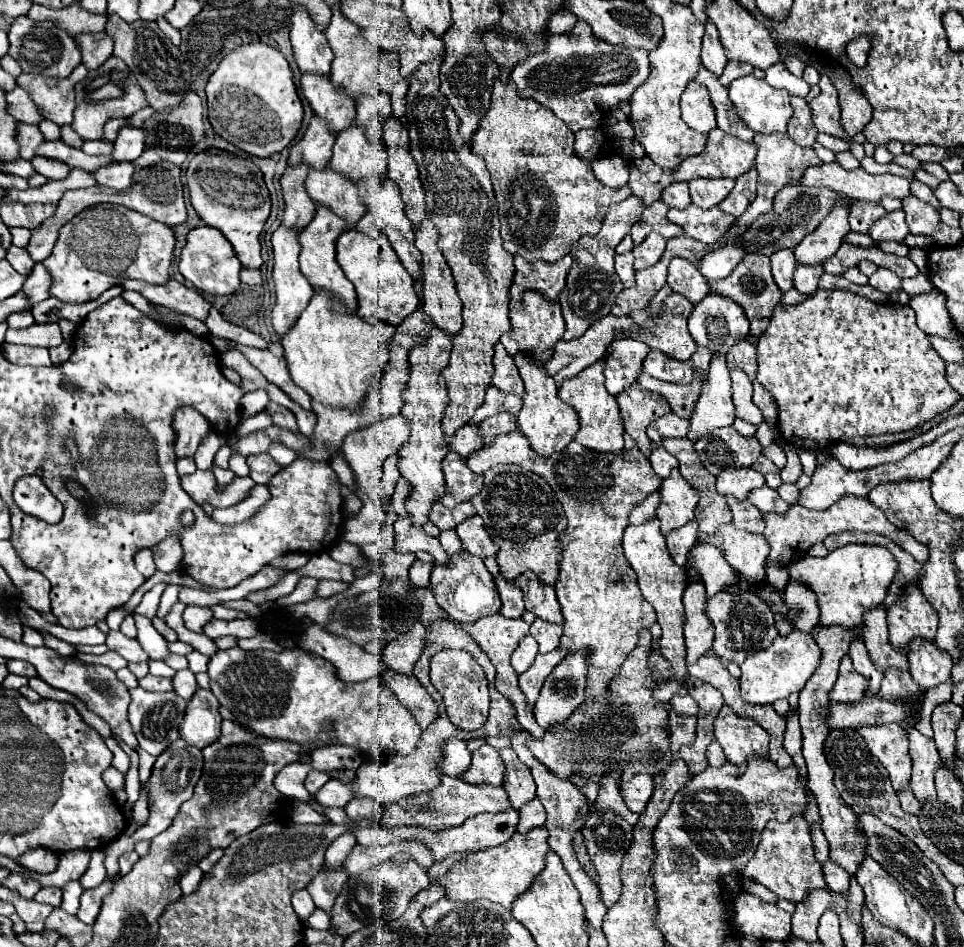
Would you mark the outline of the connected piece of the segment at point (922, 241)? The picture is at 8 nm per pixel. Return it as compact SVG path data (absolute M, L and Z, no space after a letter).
M907 235L907 237L903 239L903 243L905 243L907 247L919 247L919 249L927 249L927 247L935 245L935 241L933 241L931 237L923 237L923 235Z

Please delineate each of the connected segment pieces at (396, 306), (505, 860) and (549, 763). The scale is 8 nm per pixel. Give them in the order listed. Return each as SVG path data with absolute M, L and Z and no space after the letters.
M355 229L345 231L337 239L337 263L341 265L345 277L355 285L355 291L359 295L359 307L355 311L359 319L365 319L367 323L381 321L399 325L417 309L419 297L415 293L415 281L411 279L403 263L399 263L387 239L371 239L369 235L363 235Z
M545 827L531 829L529 833L515 833L507 843L485 851L477 851L475 855L469 855L465 861L455 863L437 883L447 889L447 899L455 901L489 899L493 903L503 905L505 909L511 909L513 901L521 893L525 893L537 879L537 875L545 869L545 857L551 851L547 847L547 835L549 831Z
M647 629L639 631L639 647L635 651L631 651L631 655L625 659L621 673L615 675L615 679L611 679L607 699L585 699L585 703L581 703L569 715L567 721L555 723L553 727L549 727L549 731L557 733L557 743L539 743L539 757L537 757L551 773L555 773L559 779L565 779L565 781L571 781L571 775L581 775L599 785L599 779L605 773L621 771L619 791L623 795L625 805L633 813L643 813L643 807L651 799L655 773L667 769L671 763L671 757L673 757L671 749L669 749L669 739L667 739L669 703L653 699L653 689L657 683L655 683L651 667L647 663L647 657L651 651L651 641L653 641L653 637Z

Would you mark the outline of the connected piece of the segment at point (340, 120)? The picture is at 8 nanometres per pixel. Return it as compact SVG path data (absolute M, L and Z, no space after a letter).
M303 75L301 89L313 113L327 121L327 127L333 135L339 135L355 123L355 103L347 99L343 91L335 89L329 77Z

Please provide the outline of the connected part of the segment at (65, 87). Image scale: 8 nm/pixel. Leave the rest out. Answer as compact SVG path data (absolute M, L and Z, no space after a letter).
M79 65L67 79L39 79L33 75L21 75L17 79L17 85L27 87L43 119L49 119L57 125L69 125L75 109L75 85L87 73L89 73L87 67Z

